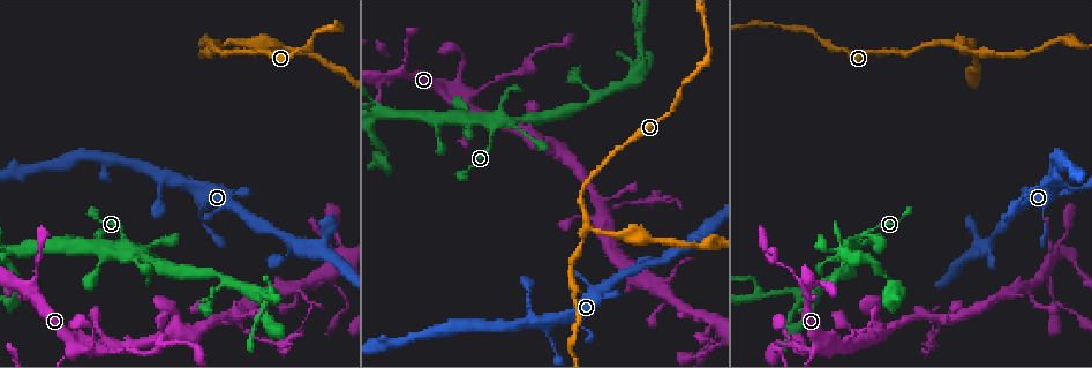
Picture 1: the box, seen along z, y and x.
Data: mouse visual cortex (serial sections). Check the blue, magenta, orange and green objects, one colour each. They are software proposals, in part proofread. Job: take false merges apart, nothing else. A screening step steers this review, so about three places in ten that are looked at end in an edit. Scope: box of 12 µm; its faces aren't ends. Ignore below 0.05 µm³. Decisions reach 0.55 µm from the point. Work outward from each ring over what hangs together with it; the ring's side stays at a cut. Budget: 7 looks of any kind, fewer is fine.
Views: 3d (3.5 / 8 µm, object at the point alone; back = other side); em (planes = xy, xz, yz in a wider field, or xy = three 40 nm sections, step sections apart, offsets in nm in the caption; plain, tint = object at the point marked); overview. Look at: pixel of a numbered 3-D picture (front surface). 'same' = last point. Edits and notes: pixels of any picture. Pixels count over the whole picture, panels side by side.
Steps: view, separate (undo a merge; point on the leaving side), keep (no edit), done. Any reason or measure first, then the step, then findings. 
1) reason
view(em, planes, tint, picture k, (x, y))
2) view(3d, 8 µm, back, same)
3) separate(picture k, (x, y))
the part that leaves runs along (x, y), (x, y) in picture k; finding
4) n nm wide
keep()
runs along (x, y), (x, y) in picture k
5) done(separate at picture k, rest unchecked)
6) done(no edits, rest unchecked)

narrows sharply
view(3d, 3.5 µm, back, picture 1, (304, 46))

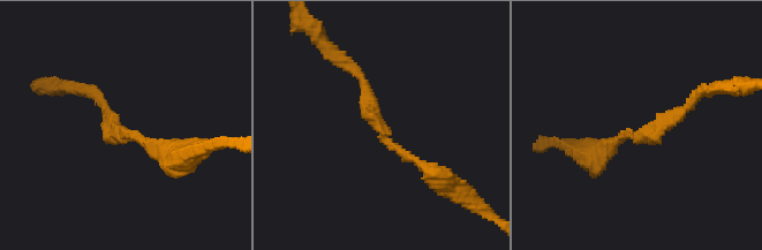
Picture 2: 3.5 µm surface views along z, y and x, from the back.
arms of 200, 200 nm; now the EM
view(em, xy, step 2, plain, picture 2, (629, 134))

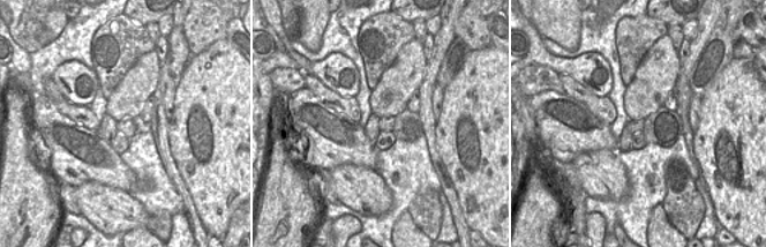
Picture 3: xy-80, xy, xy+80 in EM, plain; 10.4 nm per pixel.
view(em, xy, step 2, tint, same)

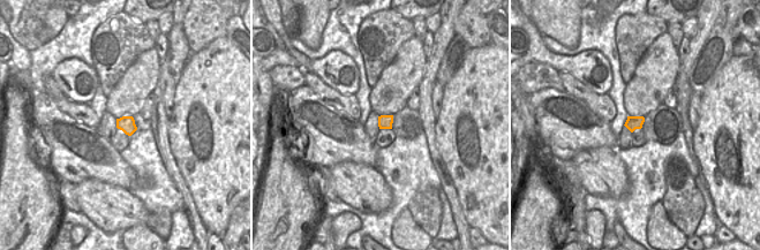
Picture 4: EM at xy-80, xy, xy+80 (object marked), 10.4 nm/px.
keep()
runs along (440, 179), (383, 137), (359, 78) in picture 2; all the same cell

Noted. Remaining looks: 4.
three arms meet
view(3d, 3.5 µm, picture 1, (217, 46))

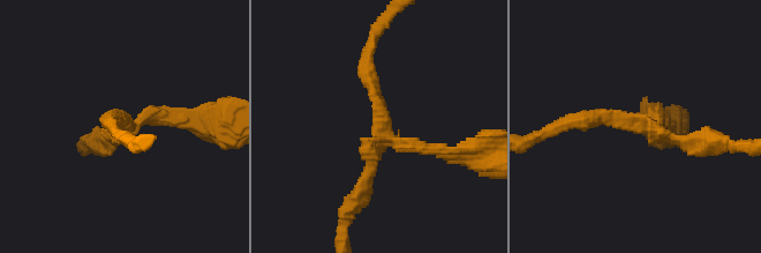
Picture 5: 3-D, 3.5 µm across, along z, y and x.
3 arms; arms of 150, 200, 200 nm
view(em, xy, step 2, tint, picture 5, (382, 134))

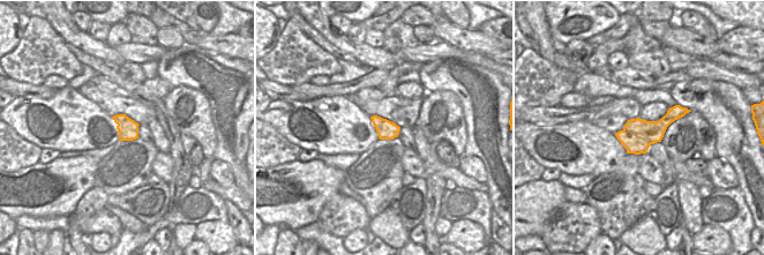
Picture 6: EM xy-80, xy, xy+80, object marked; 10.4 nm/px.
separate(picture 5, (174, 120))
the part that leaves runs along (137, 124), (151, 112), (233, 124) in picture 5; two cells meet here

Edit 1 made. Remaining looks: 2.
four-way junction
view(3d, 3.5 µm, picture 1, (127, 250))

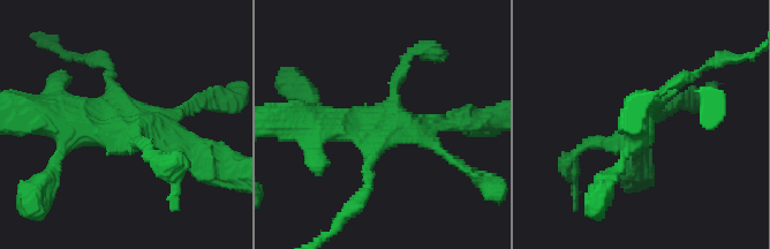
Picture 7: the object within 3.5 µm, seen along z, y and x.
view(em, xy, step 2, tint, picture 7, (383, 129))

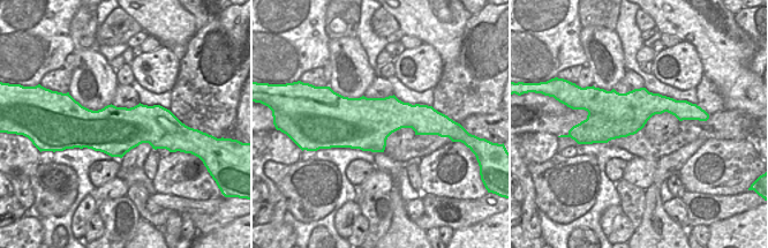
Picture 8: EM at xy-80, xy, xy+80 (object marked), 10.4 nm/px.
keep()
runs along (370, 181), (382, 130), (310, 119) in picture 7; all the same cell

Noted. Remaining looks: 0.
done(separate at picture 5, rest unchecked)

